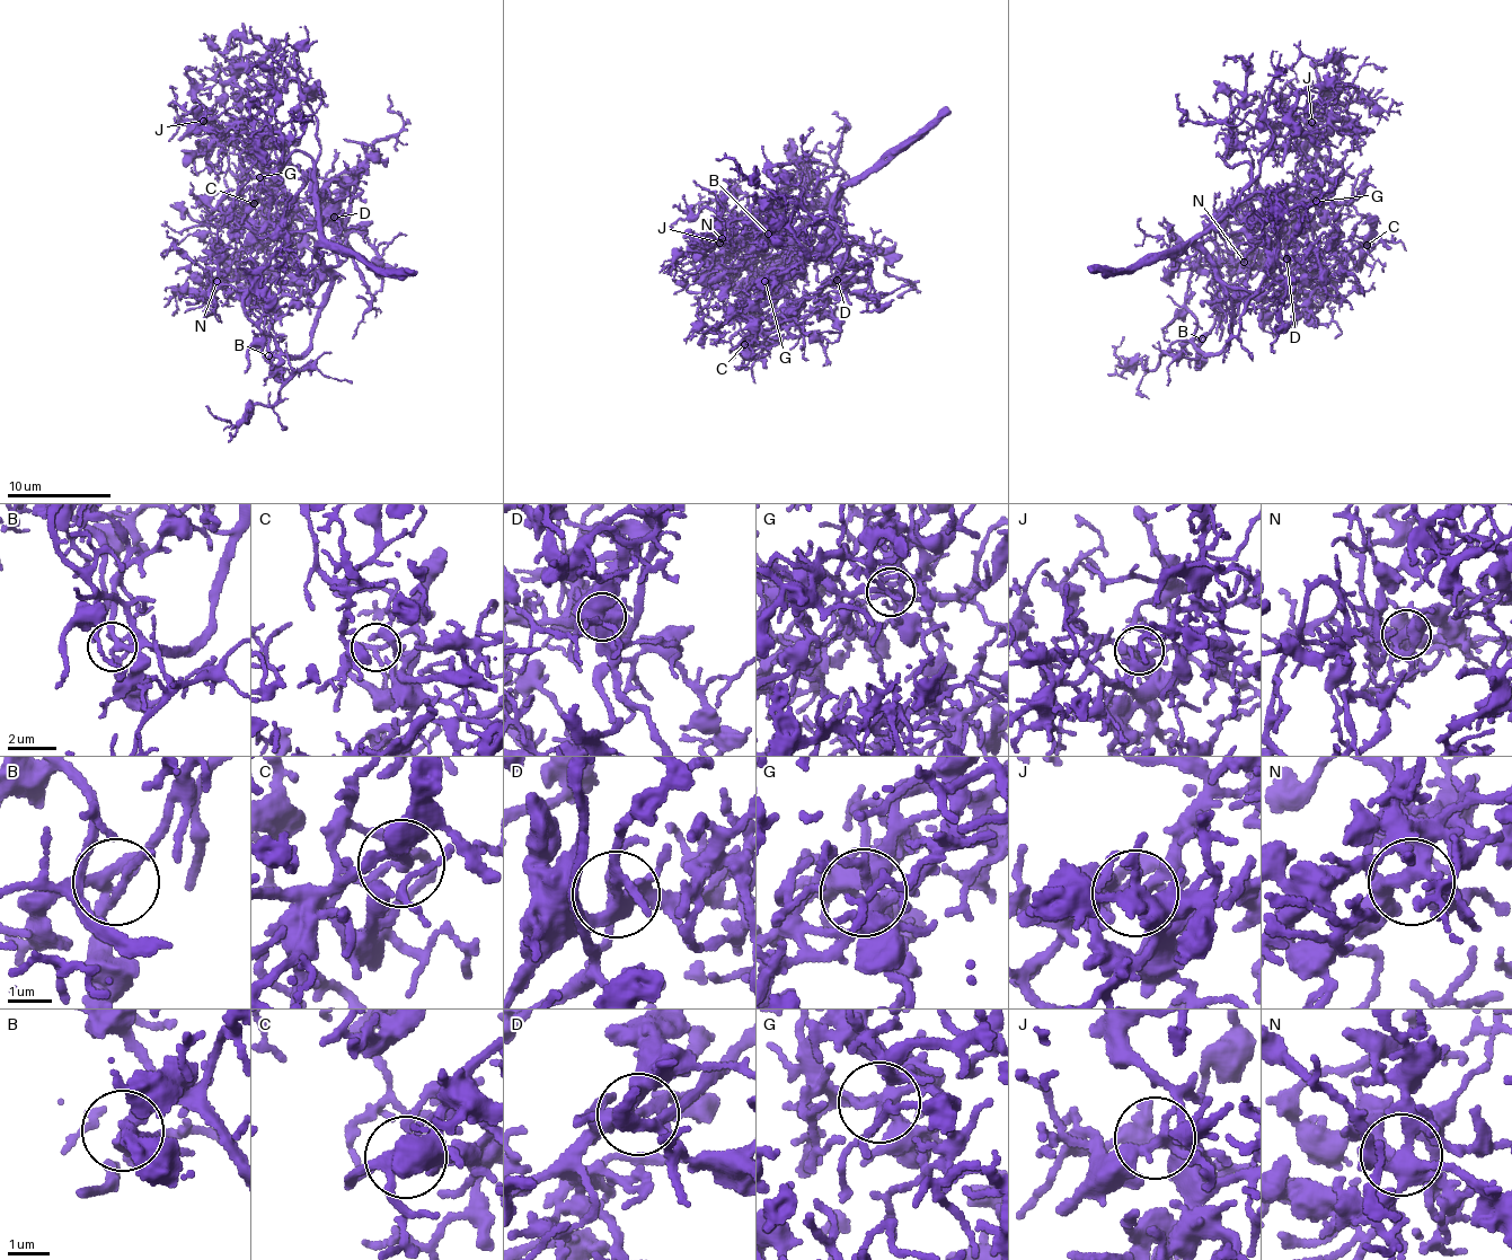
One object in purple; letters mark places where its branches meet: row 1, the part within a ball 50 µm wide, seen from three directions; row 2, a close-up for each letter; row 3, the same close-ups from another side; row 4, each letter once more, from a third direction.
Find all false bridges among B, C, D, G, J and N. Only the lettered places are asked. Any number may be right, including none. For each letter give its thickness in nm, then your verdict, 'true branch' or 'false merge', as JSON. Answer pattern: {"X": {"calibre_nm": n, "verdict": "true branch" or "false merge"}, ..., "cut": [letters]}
{"B": {"calibre_nm": 240, "verdict": "true branch"}, "C": {"calibre_nm": 180, "verdict": "true branch"}, "D": {"calibre_nm": 260, "verdict": "true branch"}, "G": {"calibre_nm": 280, "verdict": "true branch"}, "J": {"calibre_nm": 280, "verdict": "true branch"}, "N": {"calibre_nm": 300, "verdict": "true branch"}, "cut": []}

